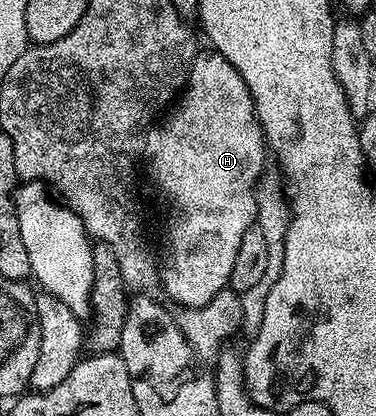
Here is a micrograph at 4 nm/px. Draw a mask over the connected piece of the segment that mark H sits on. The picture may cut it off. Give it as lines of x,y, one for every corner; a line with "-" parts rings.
211,48
205,50
205,54
204,51
197,53
196,59
192,62
188,81
185,82
178,101
171,107
172,115
161,126
153,125
142,138
143,161
148,161
148,170
152,173
152,178
156,181
157,188
164,193
169,208
172,209
172,215
168,218
168,251
165,252
164,262
162,258
162,265
158,270
158,282
161,287
164,285
165,292
180,308
195,308
210,304
210,300
214,300
214,296
218,296
228,286
230,272
234,269
234,255
238,252
238,244
242,244
242,232
253,226
258,218
258,201
256,202
256,194
252,189
255,188
256,181
264,170
264,154
266,155
264,134
260,130
260,121
256,119
256,109
242,76
238,76
238,70
234,68
234,64
230,64
230,60
226,60
226,56
216,53

